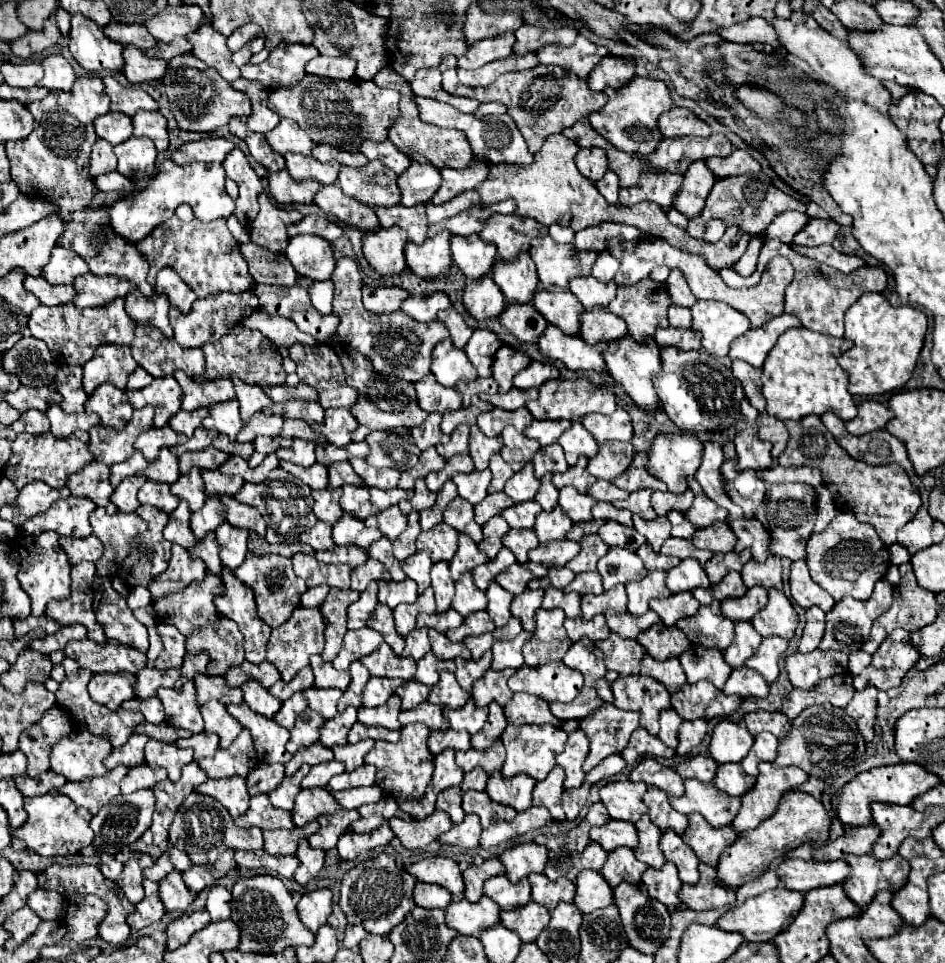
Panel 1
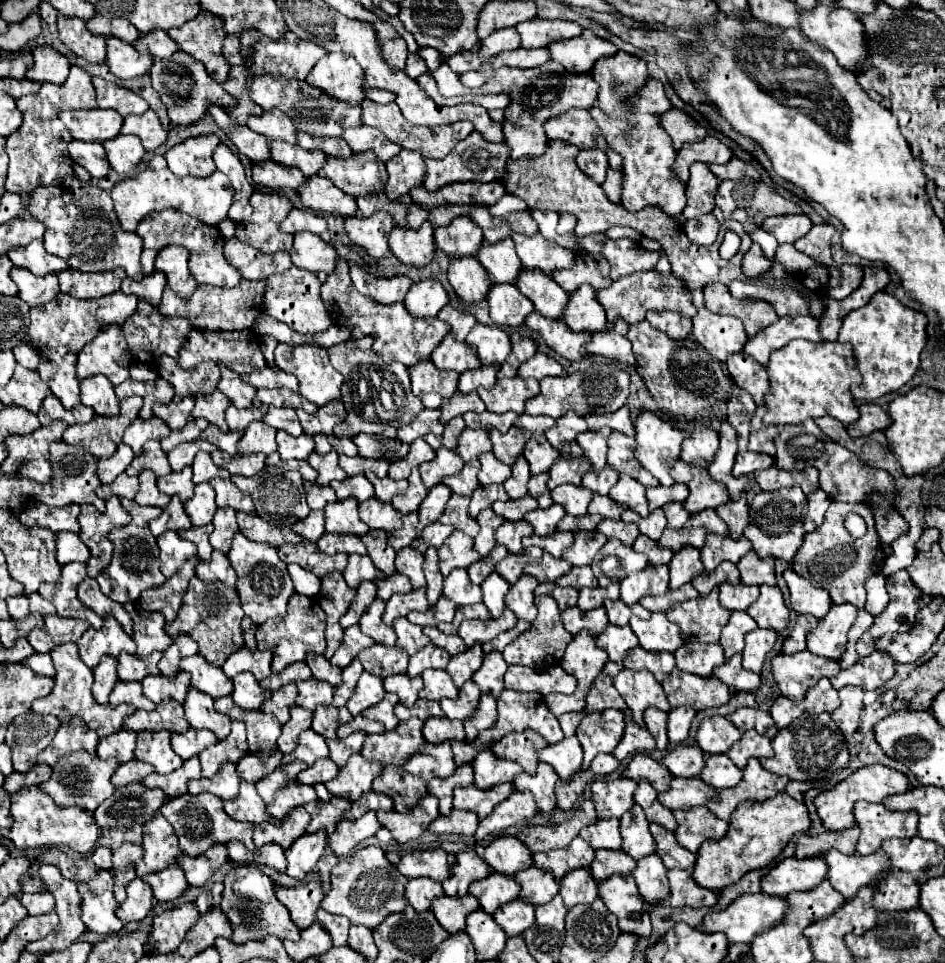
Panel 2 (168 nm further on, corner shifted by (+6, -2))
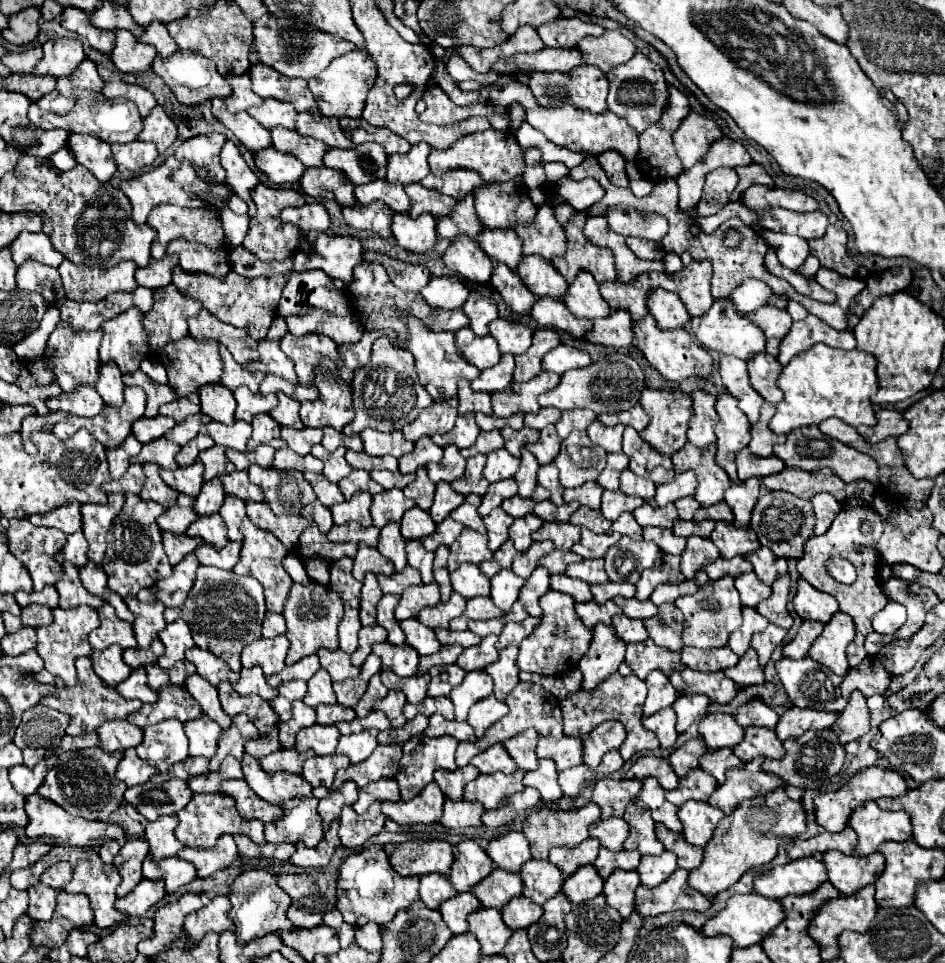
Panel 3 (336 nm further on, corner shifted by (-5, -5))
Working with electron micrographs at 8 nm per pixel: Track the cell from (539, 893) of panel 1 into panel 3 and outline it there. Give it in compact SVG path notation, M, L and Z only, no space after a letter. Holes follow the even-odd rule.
M528 860L520 868L520 878L524 884L522 894L536 904L542 904L558 894L564 882L564 874L560 872L560 868L552 866L548 860Z

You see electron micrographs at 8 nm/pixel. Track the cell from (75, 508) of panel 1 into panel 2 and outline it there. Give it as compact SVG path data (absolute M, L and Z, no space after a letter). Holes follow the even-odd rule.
M39 503L37 507L29 507L19 515L19 521L27 527L47 527L53 533L59 531L73 531L77 533L79 527L79 505L69 505L69 507L45 507Z

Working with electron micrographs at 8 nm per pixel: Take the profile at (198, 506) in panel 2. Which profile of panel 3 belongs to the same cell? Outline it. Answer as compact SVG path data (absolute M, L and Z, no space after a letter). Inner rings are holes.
M212 478L208 482L202 484L202 492L196 496L196 502L194 502L194 512L196 514L214 514L220 510L222 506L222 500L224 500L224 486L220 482L220 478Z

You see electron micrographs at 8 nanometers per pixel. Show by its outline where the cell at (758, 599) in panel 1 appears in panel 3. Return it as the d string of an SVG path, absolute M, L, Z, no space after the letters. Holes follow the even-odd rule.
M754 572L740 574L736 578L736 588L740 592L742 606L756 606L758 602L766 600L772 594L772 588L768 584L760 582L760 578L756 578Z

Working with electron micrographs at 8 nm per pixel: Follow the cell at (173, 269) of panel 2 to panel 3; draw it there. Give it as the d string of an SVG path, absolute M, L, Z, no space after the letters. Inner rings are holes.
M176 238L168 244L168 254L178 254L180 266L186 272L208 272L212 276L224 276L230 272L228 252L230 246L226 242L224 242L224 254L216 254L216 250L208 250L208 246L188 242L186 238Z

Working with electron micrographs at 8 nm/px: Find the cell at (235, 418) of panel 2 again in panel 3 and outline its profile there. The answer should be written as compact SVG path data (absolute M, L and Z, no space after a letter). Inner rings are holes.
M240 386L236 392L234 392L234 398L238 402L238 408L236 408L236 418L238 420L244 420L244 422L250 422L256 414L262 414L262 412L270 412L278 398L276 394L252 394L246 386Z

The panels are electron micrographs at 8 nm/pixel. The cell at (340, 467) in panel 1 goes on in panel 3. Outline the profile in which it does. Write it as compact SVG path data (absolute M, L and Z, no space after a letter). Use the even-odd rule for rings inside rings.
M316 444L316 446L312 448L312 454L324 462L324 476L326 476L330 482L340 482L340 480L342 480L344 476L348 476L350 470L352 470L352 468L348 466L348 462L344 460L344 452L346 452L344 446L338 446L334 452L326 452L326 450L322 448L322 444Z

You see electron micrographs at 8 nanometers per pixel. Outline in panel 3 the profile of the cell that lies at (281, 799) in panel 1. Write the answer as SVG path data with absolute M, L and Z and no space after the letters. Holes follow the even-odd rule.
M282 748L276 754L268 754L268 758L262 758L260 764L266 772L278 772L278 770L286 770L292 774L302 774L302 764L306 762L306 758L312 758L312 750L306 752L298 752L296 748Z

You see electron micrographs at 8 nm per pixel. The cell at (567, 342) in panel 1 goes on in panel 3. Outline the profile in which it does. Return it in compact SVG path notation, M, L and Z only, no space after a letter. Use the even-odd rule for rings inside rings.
M538 298L536 306L532 306L530 316L542 328L554 328L568 332L574 338L582 338L586 332L592 330L592 320L576 318L564 302L556 302L556 298Z

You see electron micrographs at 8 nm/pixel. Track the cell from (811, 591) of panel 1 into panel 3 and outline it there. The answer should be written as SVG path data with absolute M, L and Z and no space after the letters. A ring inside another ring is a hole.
M804 580L798 582L798 592L796 592L792 604L794 604L794 612L802 620L816 620L822 624L828 624L832 614L838 610L838 602L834 596L816 590L814 586L810 586Z

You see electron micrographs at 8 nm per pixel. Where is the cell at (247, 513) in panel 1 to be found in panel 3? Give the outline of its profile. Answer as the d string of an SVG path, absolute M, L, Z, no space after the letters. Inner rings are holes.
M242 470L242 472L232 472L232 474L224 474L220 476L224 488L226 488L226 494L232 494L232 496L238 496L242 500L264 500L264 492L260 490L260 486L252 484L248 480L248 472Z

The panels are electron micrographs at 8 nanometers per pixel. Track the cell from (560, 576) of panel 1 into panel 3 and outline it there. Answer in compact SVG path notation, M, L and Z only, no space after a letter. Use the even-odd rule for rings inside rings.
M552 550L552 554L546 554L544 558L540 558L540 564L546 566L550 570L550 574L558 574L564 572L568 564L572 562L580 562L582 558L574 552L562 552L562 550Z

